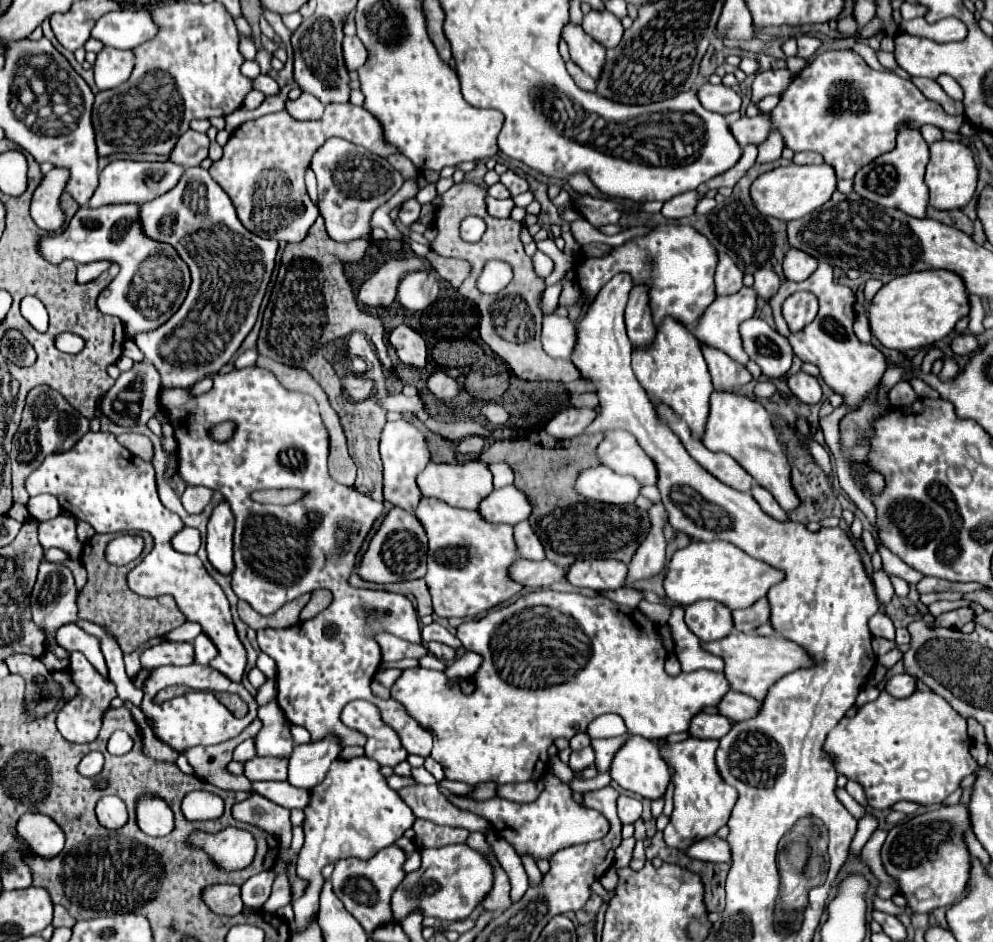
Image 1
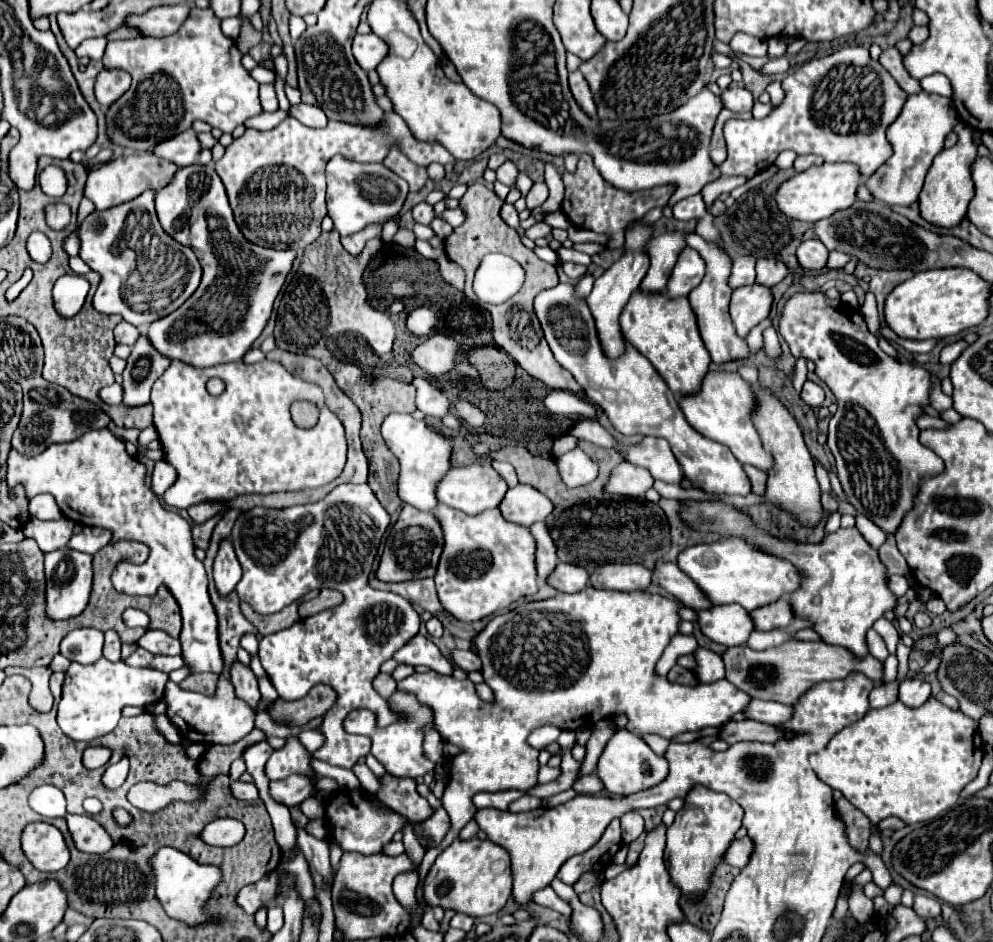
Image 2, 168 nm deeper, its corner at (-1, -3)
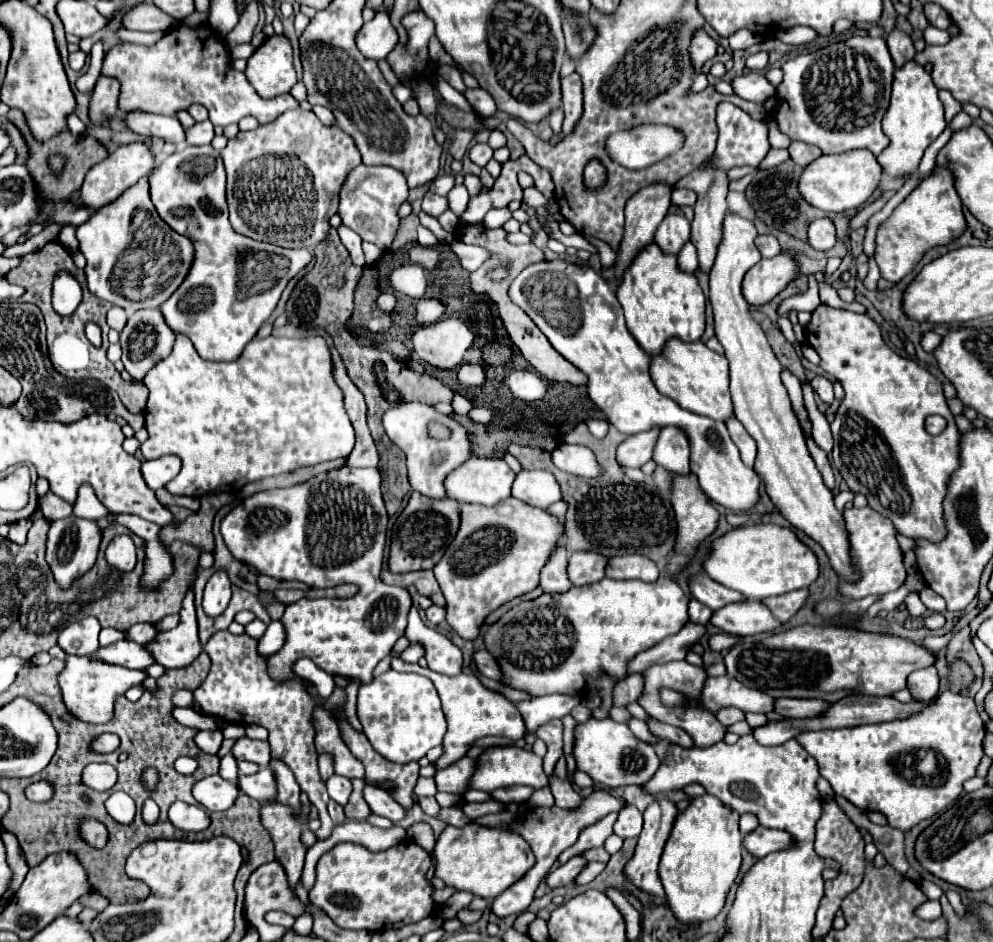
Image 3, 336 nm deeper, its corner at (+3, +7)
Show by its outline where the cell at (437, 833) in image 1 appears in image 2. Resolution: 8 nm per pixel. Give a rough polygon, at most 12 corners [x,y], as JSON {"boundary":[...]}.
{"boundary":[[445,810],[425,822],[415,822],[413,832],[417,838],[427,838],[429,848],[437,848],[451,820]]}

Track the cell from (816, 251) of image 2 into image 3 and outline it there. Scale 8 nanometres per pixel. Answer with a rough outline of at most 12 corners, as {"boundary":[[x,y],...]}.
{"boundary":[[823,216],[809,226],[809,244],[831,250],[837,242],[835,224]]}

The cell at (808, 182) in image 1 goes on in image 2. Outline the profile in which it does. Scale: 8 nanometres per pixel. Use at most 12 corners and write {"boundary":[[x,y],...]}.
{"boundary":[[821,164],[779,184],[783,214],[817,222],[855,202],[859,170]]}

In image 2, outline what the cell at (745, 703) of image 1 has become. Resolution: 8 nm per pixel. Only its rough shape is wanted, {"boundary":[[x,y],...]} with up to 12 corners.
{"boundary":[[753,698],[743,716],[779,724],[793,714],[791,706]]}

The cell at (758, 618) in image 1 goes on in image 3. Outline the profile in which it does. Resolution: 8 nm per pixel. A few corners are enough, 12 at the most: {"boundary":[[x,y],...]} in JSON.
{"boundary":[[809,590],[767,598],[763,602],[787,622],[805,604]]}

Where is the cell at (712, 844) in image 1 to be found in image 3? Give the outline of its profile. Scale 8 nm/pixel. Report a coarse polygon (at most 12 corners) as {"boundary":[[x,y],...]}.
{"boundary":[[759,826],[747,834],[743,846],[763,858],[791,848],[789,832]]}

